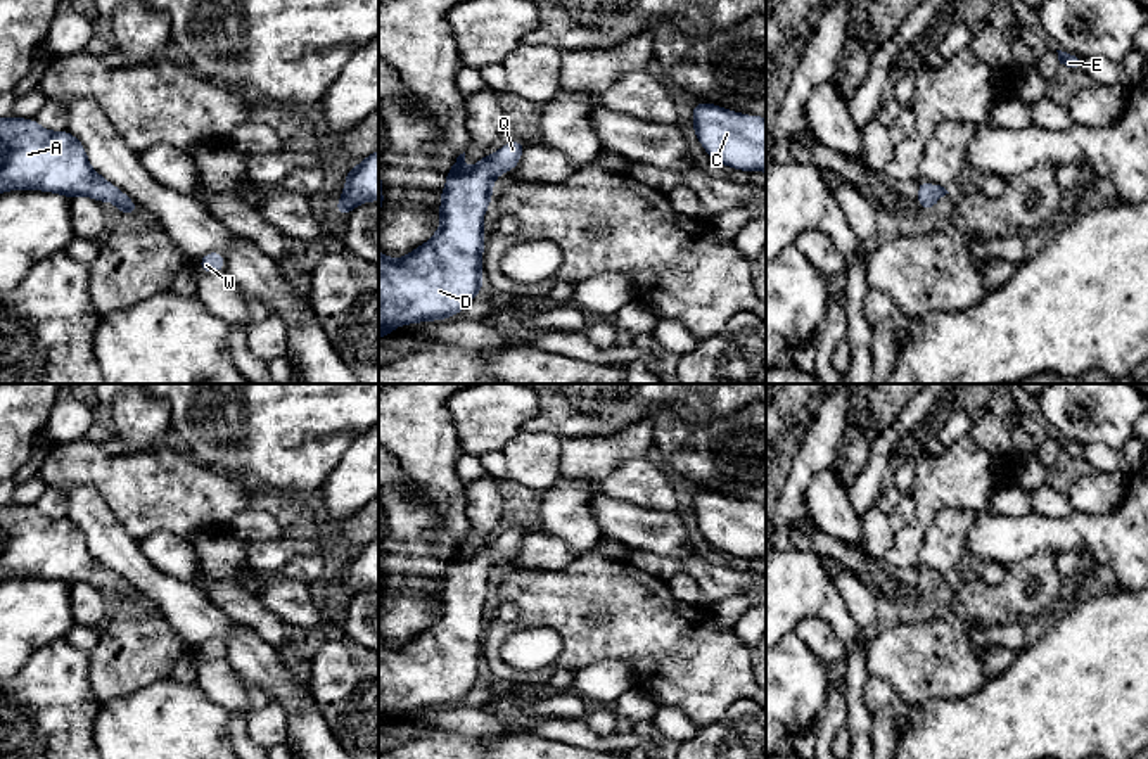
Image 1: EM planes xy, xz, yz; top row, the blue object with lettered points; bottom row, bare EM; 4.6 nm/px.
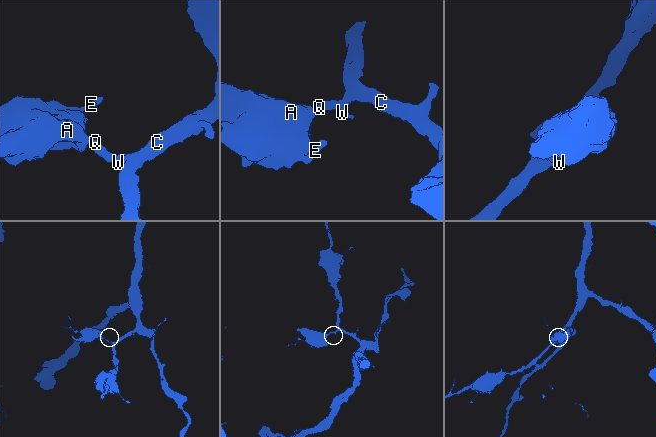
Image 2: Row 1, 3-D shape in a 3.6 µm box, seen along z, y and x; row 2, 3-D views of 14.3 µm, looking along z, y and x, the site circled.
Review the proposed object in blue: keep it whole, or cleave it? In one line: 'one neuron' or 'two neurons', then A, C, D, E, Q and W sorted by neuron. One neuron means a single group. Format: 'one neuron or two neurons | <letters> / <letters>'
one neuron | A C D E Q W

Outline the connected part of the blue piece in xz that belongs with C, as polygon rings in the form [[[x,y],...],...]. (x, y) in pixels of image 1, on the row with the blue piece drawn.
[[[697,102],[692,111],[693,133],[716,163],[766,173],[766,118],[707,102]]]

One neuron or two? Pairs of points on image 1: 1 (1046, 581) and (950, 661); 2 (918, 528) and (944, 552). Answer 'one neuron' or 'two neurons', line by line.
1: one neuron
2: two neurons

